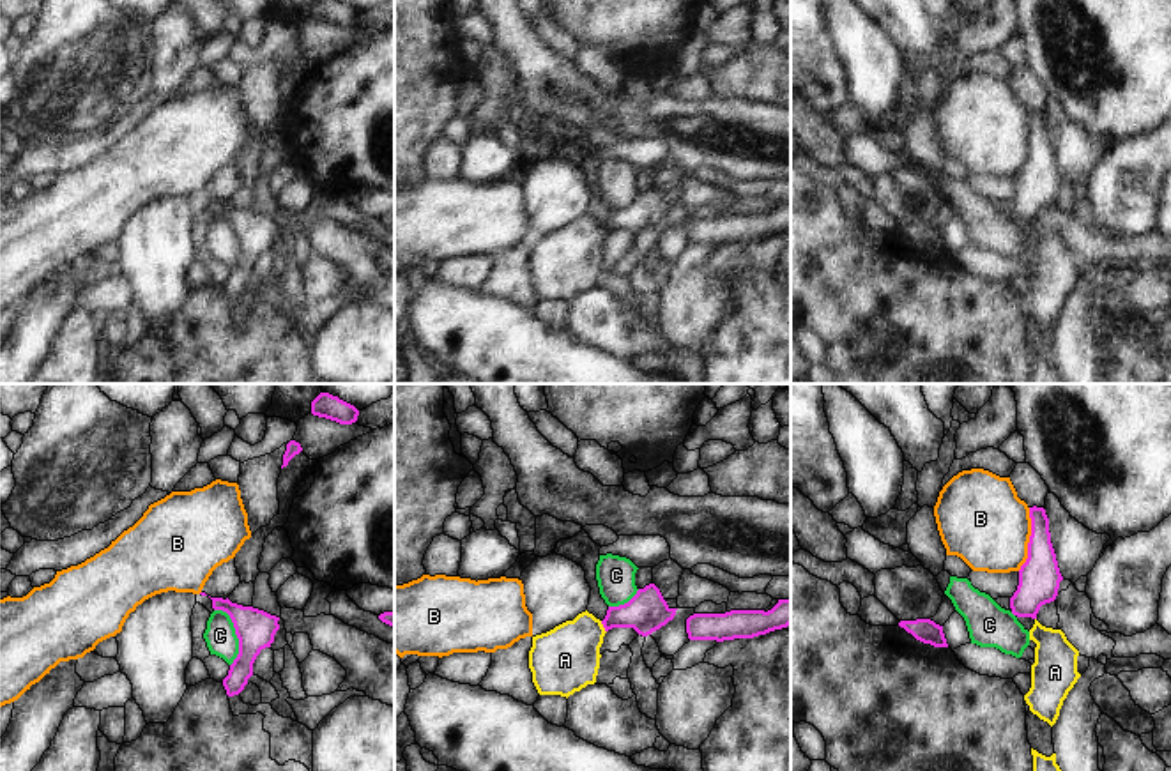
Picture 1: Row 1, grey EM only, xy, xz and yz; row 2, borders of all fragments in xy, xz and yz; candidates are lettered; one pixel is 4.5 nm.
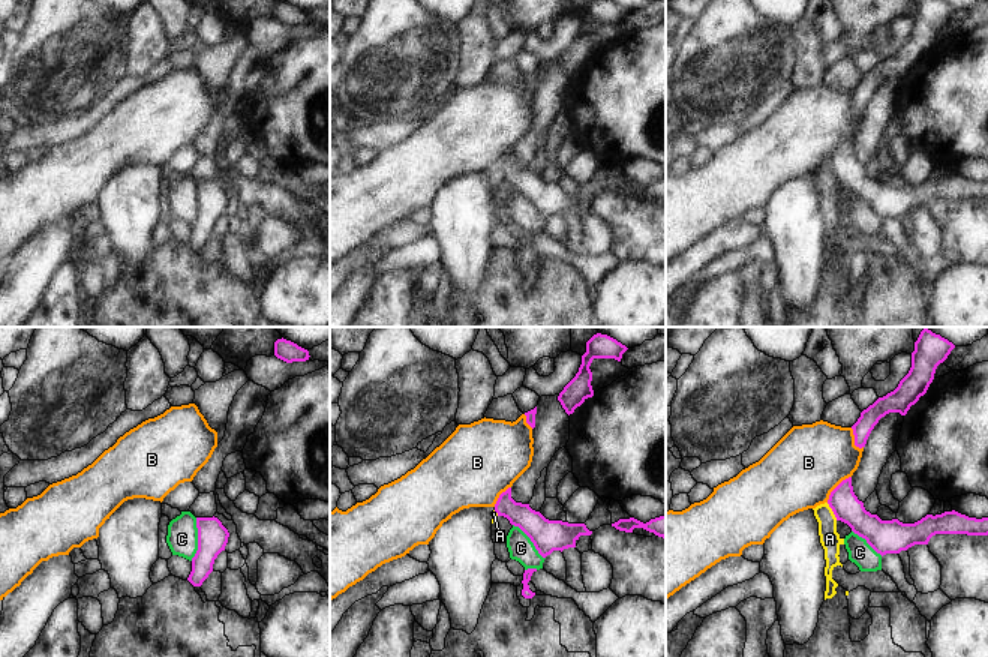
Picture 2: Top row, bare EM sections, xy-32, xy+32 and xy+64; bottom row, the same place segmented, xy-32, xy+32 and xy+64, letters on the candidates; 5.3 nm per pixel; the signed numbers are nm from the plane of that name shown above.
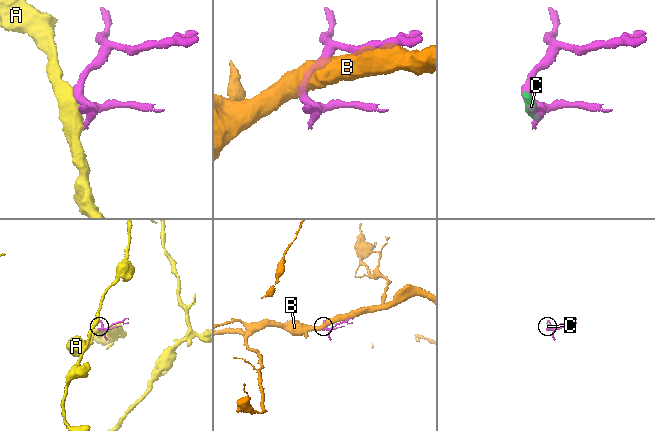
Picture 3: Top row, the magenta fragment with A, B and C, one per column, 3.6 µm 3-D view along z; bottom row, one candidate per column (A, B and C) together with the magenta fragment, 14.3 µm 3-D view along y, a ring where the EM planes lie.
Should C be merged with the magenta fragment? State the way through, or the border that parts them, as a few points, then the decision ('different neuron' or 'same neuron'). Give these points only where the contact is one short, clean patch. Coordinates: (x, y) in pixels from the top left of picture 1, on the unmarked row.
border along xy (214, 213), (229, 220), (237, 243), (237, 260), (230, 269); different neuron

